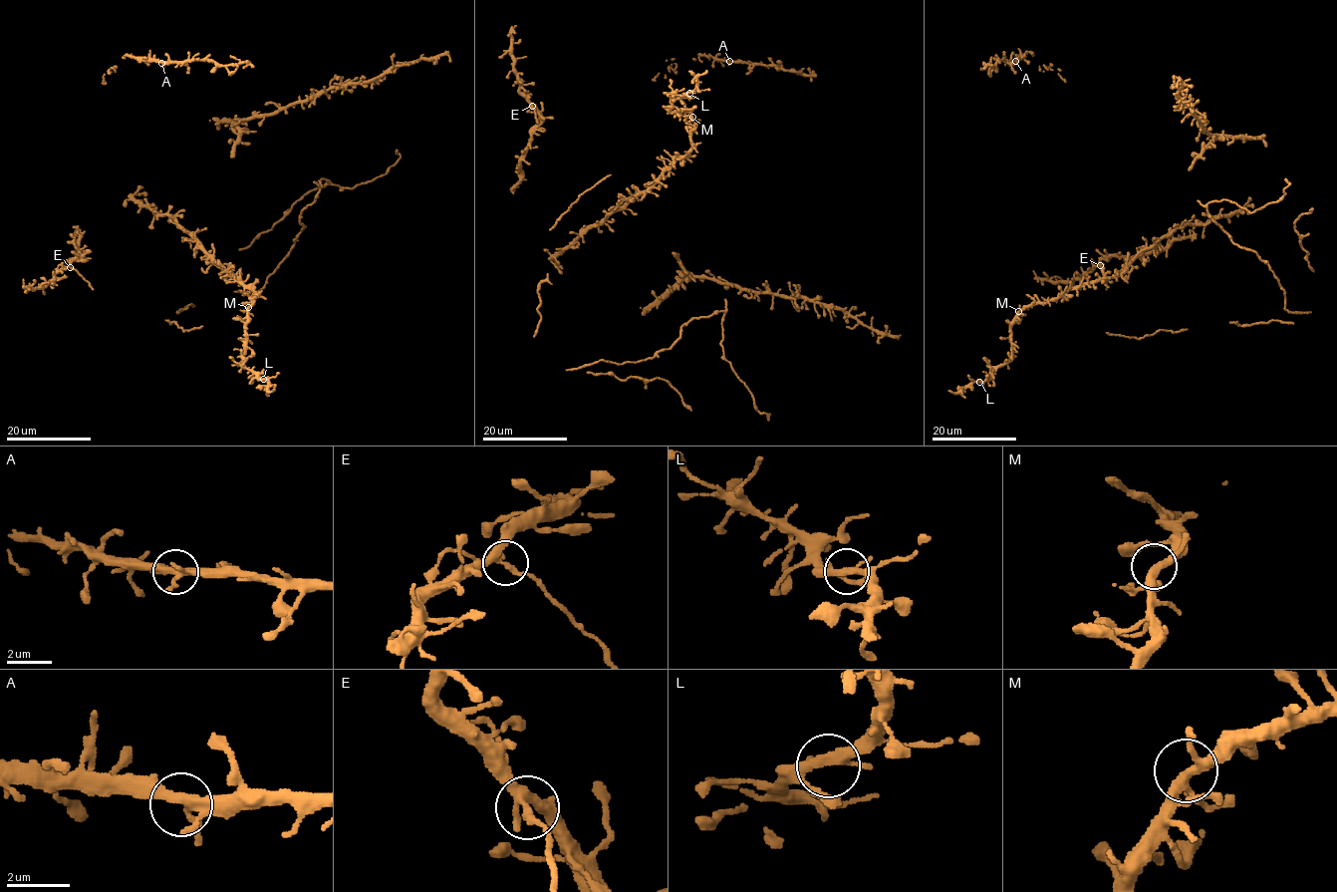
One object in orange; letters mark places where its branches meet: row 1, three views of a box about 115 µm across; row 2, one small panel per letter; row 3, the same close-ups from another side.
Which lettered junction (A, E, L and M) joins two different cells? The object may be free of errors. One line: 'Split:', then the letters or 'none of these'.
Split: E

